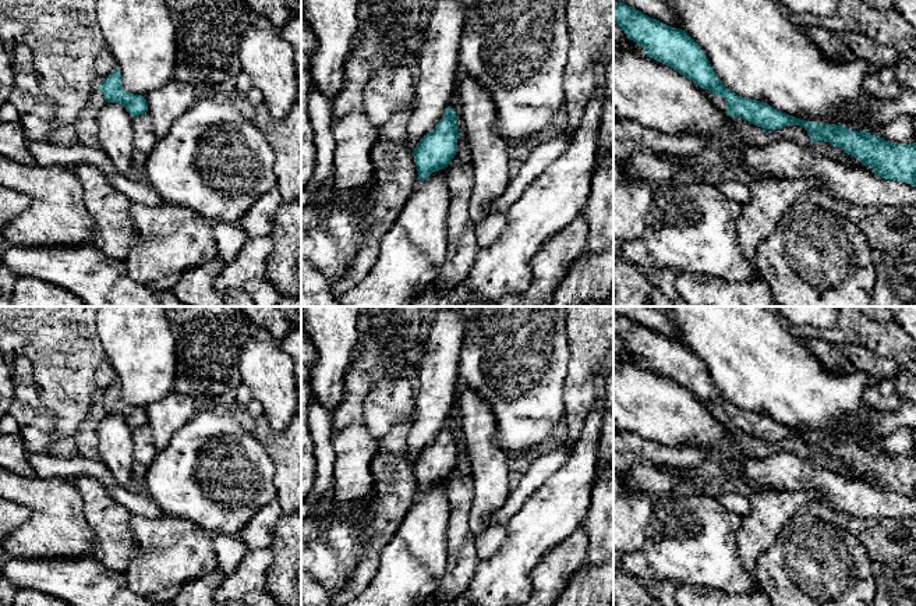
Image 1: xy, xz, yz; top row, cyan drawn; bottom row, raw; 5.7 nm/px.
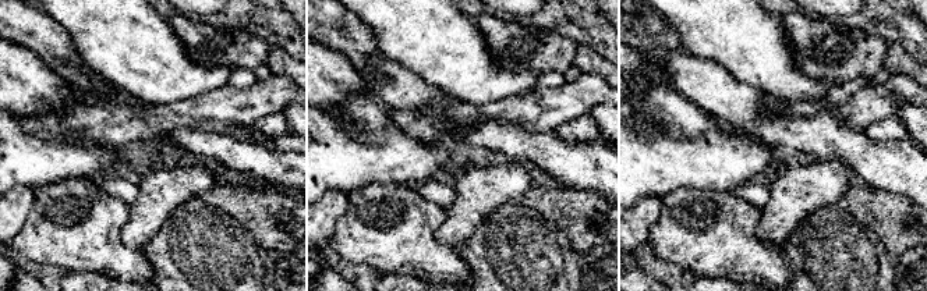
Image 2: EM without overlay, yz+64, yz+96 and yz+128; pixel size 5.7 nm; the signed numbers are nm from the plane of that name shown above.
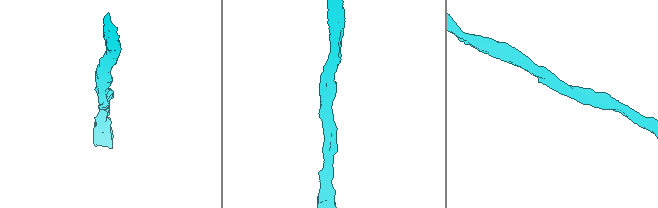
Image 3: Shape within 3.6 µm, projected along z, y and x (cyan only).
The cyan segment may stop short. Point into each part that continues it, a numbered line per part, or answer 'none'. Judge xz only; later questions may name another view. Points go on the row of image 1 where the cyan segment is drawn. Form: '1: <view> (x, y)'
none

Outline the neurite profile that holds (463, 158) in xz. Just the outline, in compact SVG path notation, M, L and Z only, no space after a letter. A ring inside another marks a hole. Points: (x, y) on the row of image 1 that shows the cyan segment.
M459 68L456 75L456 88L450 98L450 107L456 114L459 131L456 162L448 176L450 191L449 212L446 217L448 242L446 258L439 270L436 283L442 286L438 293L438 306L453 306L452 294L468 277L480 247L475 237L475 223L468 216L468 201L473 189L473 171L470 169L471 155L466 141L461 114L459 84L463 78Z

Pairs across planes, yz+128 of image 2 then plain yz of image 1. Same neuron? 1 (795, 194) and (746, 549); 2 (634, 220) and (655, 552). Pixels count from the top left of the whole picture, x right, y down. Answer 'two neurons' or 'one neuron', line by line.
1: one neuron
2: two neurons

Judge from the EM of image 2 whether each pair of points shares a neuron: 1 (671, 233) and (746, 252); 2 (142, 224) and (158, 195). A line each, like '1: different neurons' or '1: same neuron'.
1: same neuron
2: same neuron

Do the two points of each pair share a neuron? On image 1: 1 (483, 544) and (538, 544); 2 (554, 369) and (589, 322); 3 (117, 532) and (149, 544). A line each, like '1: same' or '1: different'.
1: different
2: different
3: different

